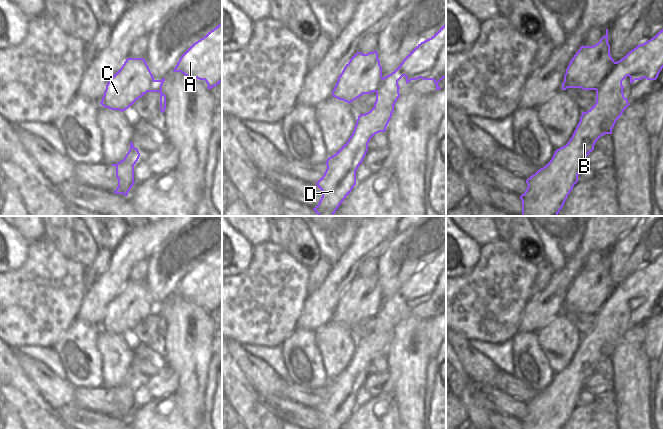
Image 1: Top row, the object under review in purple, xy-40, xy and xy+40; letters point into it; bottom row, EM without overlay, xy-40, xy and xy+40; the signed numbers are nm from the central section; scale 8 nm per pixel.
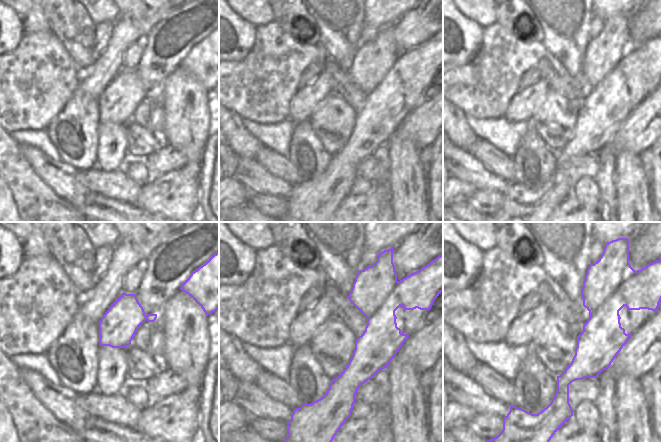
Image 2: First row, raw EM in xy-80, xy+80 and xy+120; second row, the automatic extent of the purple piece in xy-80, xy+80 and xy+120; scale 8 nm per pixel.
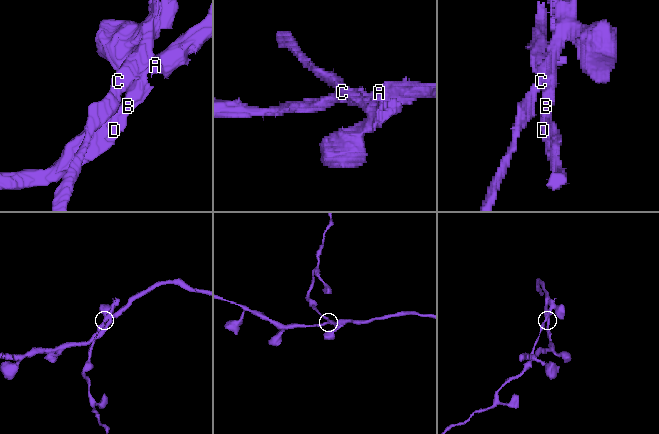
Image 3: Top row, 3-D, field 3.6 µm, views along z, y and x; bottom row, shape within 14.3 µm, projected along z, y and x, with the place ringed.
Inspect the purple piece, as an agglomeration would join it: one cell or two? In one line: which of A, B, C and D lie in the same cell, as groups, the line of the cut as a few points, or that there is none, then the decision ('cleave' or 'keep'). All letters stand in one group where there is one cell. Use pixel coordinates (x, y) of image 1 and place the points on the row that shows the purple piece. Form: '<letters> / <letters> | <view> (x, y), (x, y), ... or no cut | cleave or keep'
A B D / C | xy+40 (616, 62), (606, 79), (596, 90) | cleave

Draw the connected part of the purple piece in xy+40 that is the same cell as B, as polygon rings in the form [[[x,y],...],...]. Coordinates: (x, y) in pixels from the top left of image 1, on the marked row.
[[[663,29],[616,62],[608,77],[596,90],[596,103],[587,112],[582,112],[580,121],[568,143],[557,149],[552,159],[526,180],[528,187],[520,196],[521,216],[558,216],[568,195],[578,182],[580,169],[584,166],[586,157],[594,150],[596,141],[605,134],[612,134],[616,121],[630,105],[628,99],[624,97],[622,81],[627,76],[630,77],[631,84],[643,78],[656,80],[662,68]]]

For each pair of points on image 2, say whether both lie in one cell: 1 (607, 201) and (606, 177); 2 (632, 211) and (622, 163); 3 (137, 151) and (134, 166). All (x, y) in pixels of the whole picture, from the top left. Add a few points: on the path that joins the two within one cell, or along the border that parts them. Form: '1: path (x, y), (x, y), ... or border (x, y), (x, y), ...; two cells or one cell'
1: path (607, 195), (606, 183); one cell
2: path (632, 199), (632, 186), (629, 175); one cell
3: border (129, 157), (135, 160), (142, 160); two cells

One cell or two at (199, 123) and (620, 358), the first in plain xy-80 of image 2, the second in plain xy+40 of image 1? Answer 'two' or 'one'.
one

